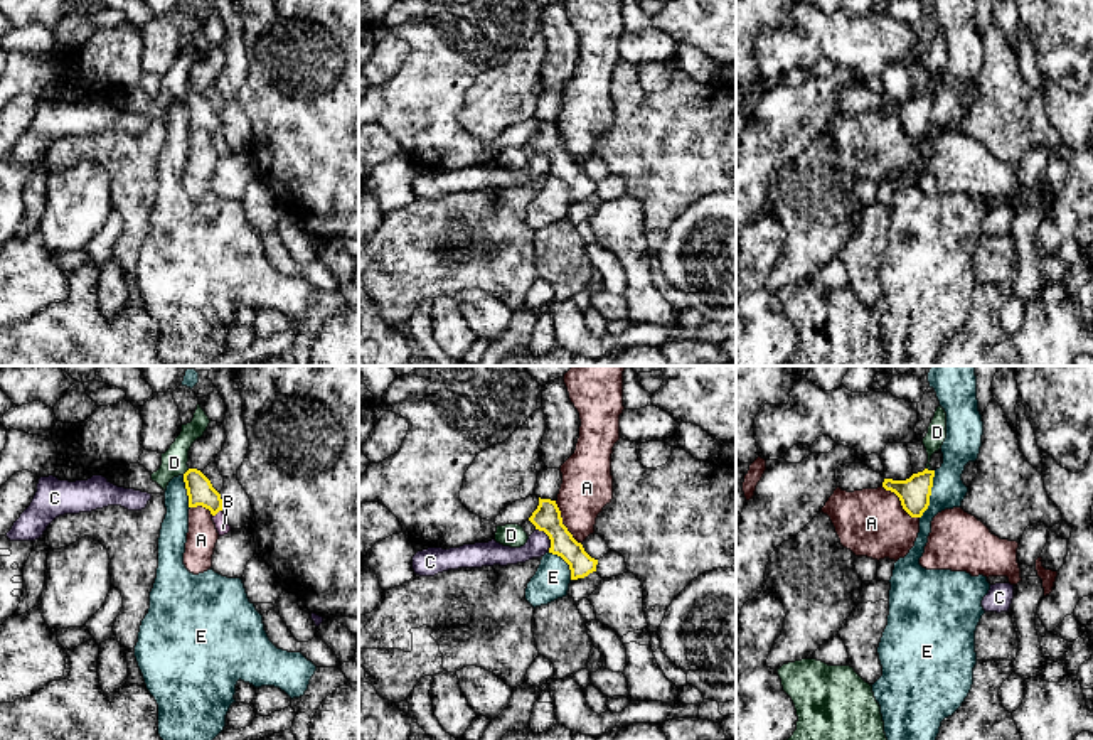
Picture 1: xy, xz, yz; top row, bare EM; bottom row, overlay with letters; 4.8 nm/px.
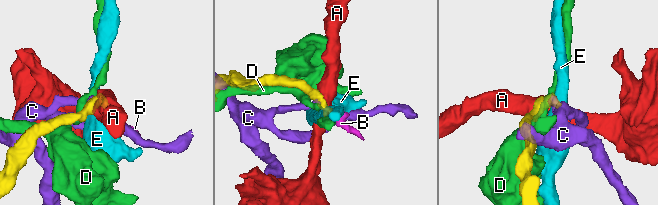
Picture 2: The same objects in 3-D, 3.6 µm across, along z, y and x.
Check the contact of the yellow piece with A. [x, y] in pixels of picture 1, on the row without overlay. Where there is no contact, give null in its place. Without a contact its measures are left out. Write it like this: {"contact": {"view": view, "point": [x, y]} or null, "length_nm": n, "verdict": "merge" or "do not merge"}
{"contact": {"view": "xz", "point": [561, 145]}, "length_nm": 240, "verdict": "do not merge"}

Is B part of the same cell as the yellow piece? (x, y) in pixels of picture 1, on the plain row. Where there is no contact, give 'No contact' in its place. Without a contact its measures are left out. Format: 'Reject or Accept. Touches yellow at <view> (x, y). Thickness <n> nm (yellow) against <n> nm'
Accept. Touches yellow at xy (216, 135). Thickness 130 nm (yellow) against 70 nm

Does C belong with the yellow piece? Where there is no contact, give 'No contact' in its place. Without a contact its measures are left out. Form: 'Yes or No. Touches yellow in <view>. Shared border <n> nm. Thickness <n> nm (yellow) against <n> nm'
No. Touches yellow in xz. Shared border 140 nm. Thickness 130 nm (yellow) against 110 nm

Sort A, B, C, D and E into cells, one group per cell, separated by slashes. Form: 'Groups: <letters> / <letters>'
Groups: A / B / C / D / E

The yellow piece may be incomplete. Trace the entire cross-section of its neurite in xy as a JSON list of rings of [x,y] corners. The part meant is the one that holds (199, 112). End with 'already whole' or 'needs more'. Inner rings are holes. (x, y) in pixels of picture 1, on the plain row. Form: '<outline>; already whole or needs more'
[[[189,91],[184,96],[184,105],[189,118],[189,130],[202,128],[209,131],[219,158],[227,157],[231,148],[222,135],[221,116],[212,110],[211,103],[200,93]]]; needs more

